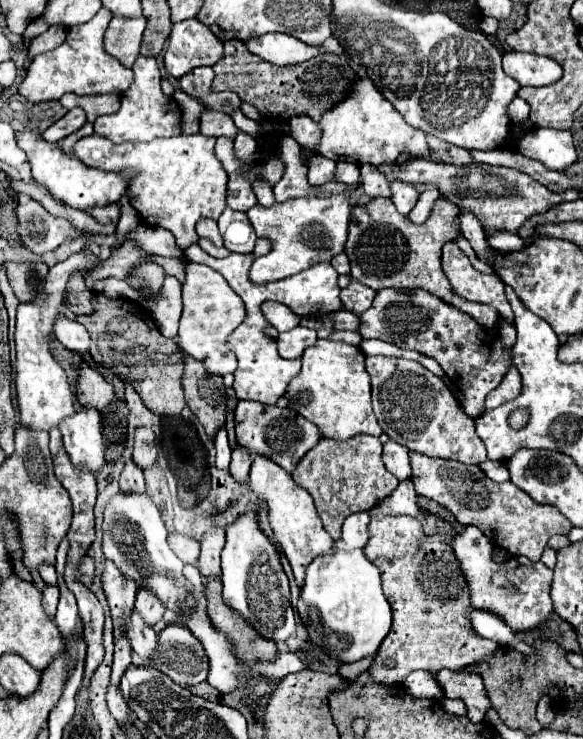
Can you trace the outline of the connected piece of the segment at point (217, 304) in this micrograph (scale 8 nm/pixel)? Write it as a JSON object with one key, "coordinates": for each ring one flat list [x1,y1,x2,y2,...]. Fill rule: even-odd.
{"coordinates":[[186,263,186,281,182,285,184,311,180,319,178,345,184,353,192,355,212,375,224,377,226,373,236,371,236,355,228,345,230,333,244,321,246,311,242,299,226,285,226,279,214,269,200,263]]}

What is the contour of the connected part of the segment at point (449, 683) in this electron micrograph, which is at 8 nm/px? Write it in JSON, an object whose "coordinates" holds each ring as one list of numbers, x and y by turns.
{"coordinates":[[442,669,434,677,446,697,450,697,450,699,456,697,466,703,466,709,468,709,466,717,472,723,480,723,484,719,486,709,492,705,486,695,482,677,478,673,462,673,462,671]]}

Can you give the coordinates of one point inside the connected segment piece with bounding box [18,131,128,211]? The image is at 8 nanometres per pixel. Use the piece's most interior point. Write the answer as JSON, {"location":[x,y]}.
{"location":[71,182]}

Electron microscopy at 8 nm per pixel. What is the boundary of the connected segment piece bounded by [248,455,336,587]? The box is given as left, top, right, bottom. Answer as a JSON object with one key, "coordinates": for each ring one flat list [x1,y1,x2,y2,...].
{"coordinates":[[254,457,252,469,250,469,250,489,252,493,268,505,268,523,272,527,274,533,274,541,282,547,286,559,292,565,294,571,294,579,298,583,298,587,304,585,304,575,306,575,306,567,310,565,310,561,318,555,328,555,334,549,334,539,324,531,322,521,314,509,314,501,310,497,308,491,304,491,300,485,296,485,292,481,292,477,278,465,274,465,270,459,266,457]]}

